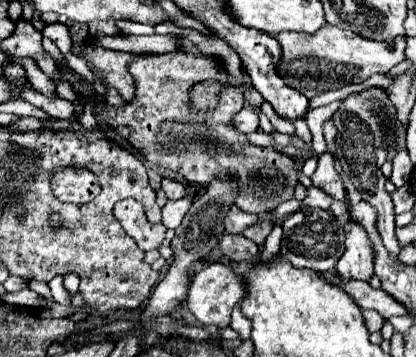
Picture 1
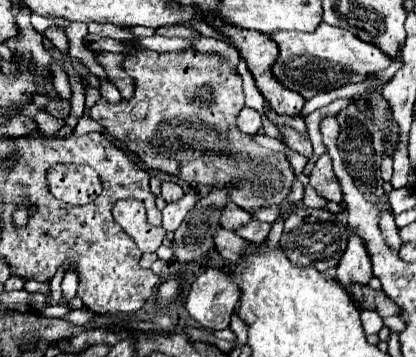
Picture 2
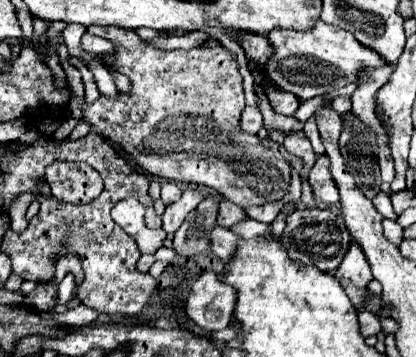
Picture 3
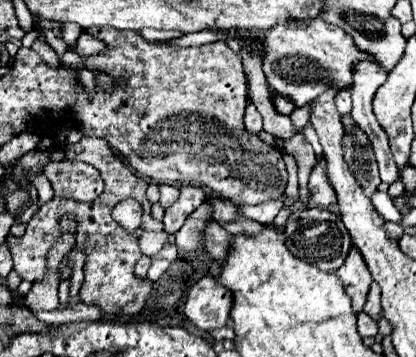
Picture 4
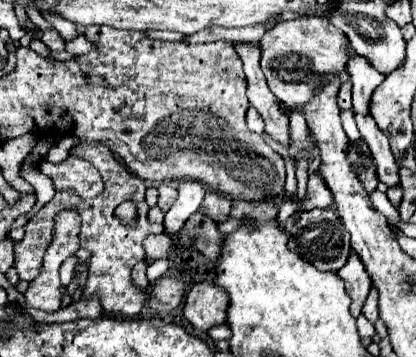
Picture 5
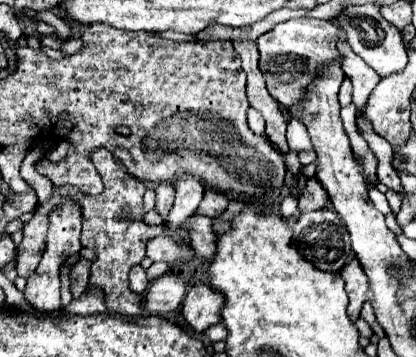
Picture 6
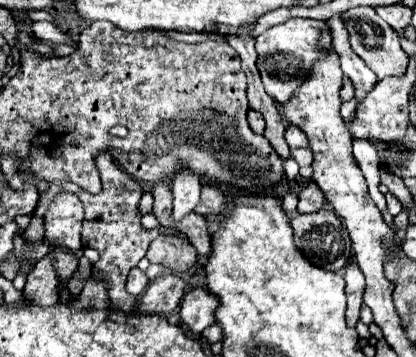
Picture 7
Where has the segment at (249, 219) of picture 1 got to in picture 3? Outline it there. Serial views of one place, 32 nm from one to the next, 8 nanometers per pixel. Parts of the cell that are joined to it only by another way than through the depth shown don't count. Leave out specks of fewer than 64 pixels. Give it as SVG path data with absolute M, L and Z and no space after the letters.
M224 200L222 206L220 206L218 224L224 226L224 228L232 228L232 226L236 226L236 224L242 222L242 220L248 220L248 214L244 212L244 208L240 208L240 206Z

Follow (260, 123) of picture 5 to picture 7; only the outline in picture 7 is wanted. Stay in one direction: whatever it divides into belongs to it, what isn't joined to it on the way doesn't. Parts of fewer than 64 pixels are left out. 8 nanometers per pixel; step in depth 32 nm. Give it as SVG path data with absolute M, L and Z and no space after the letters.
M254 109L248 110L248 124L250 124L254 134L262 134L264 132L264 118L262 118L260 112L256 112Z

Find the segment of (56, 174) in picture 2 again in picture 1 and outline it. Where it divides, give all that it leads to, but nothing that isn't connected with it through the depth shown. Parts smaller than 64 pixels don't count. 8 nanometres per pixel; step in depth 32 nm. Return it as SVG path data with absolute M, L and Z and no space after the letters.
M64 168L52 178L54 196L62 202L84 204L96 198L101 192L98 179L88 170L80 168Z

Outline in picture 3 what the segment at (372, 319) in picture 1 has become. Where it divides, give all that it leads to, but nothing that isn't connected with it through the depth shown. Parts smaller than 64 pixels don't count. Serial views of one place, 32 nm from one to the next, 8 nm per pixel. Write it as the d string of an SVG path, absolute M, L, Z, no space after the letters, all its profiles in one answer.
M364 308L360 310L360 324L362 324L360 328L362 328L364 336L372 336L372 334L378 334L382 330L378 314L372 314L372 312L364 310Z

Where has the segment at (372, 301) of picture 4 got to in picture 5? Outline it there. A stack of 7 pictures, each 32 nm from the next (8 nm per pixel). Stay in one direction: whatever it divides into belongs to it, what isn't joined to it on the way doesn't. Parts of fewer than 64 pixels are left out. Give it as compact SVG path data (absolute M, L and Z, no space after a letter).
M374 287L371 288L361 313L372 323L379 319L378 293Z

